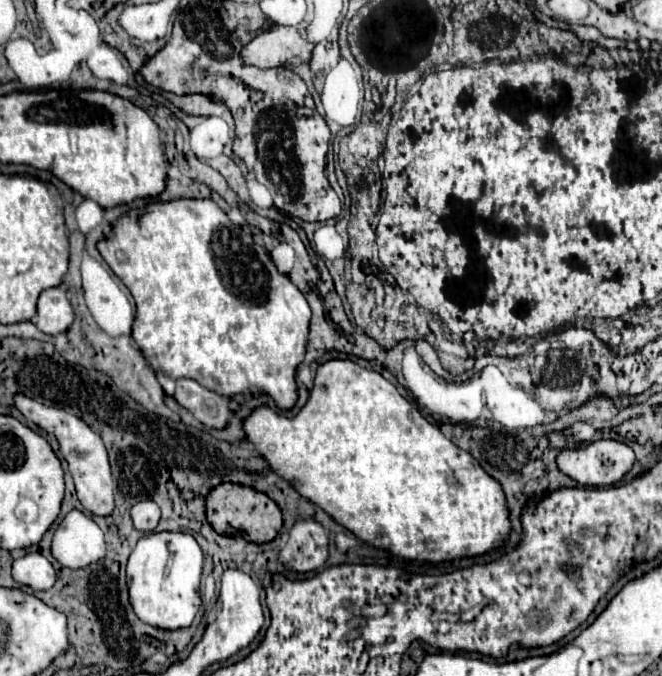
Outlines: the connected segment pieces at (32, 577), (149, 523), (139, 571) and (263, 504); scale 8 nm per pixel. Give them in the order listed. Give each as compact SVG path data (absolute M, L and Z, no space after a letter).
M27 553L13 561L13 579L35 591L51 589L55 583L55 569L41 553Z
M141 501L131 509L131 517L133 517L135 529L139 529L143 533L149 533L149 531L153 531L157 527L161 511L159 511L159 507L155 503Z
M149 533L141 537L129 557L127 563L127 585L129 585L129 599L133 605L135 615L153 627L159 629L183 629L189 627L201 607L201 573L203 573L203 551L193 535L185 533Z
M221 483L207 495L207 519L211 527L221 535L243 537L251 543L269 543L283 527L283 515L279 505L267 495L233 483Z

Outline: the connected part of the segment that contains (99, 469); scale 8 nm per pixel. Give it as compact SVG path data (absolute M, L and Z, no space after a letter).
M19 395L19 399L15 399L15 407L27 417L27 421L35 423L37 427L41 427L43 431L47 431L59 441L59 451L69 463L77 497L83 503L83 507L93 515L111 515L113 483L111 483L111 469L109 469L109 459L107 459L107 449L103 445L103 439L97 433L93 433L83 419L63 411L61 407L41 405L41 403L35 403L33 399L27 399L25 395Z

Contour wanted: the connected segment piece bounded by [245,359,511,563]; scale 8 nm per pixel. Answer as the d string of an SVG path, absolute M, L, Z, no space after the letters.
M333 359L333 361L323 363L317 369L317 377L315 377L315 385L311 389L309 401L293 419L285 419L283 415L273 413L269 407L259 407L245 419L245 433L247 433L247 441L253 443L257 447L257 451L271 463L271 467L275 467L275 471L279 471L279 475L283 475L287 481L291 481L293 487L297 487L297 491L303 497L307 497L309 501L319 505L339 525L343 525L345 529L353 531L355 537L359 537L361 541L371 543L371 545L375 545L379 549L387 549L387 551L391 551L397 557L411 559L411 561L439 563L439 561L451 561L451 559L457 559L457 557L485 555L485 553L491 553L493 549L497 549L497 547L501 547L501 545L505 545L509 541L511 519L509 519L507 499L505 499L501 483L497 479L493 479L467 451L459 449L435 425L431 425L417 411L415 405L411 405L405 397L399 395L395 385L391 385L379 373L367 371L367 369L363 369L361 365L357 365L357 363L349 361L349 359L345 359L345 361L343 359Z

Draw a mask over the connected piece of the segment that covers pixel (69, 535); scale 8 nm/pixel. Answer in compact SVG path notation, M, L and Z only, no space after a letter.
M73 509L55 529L51 555L69 569L97 563L105 557L103 531L91 517Z

